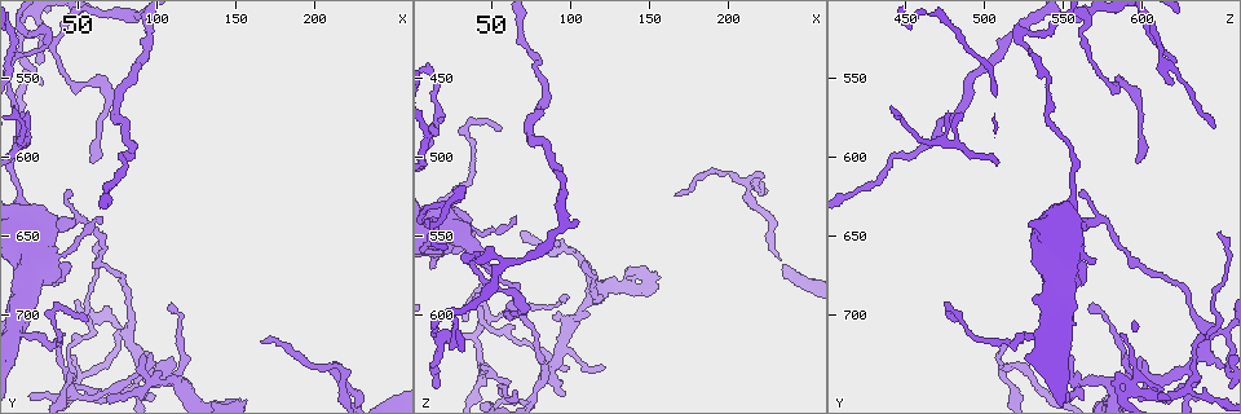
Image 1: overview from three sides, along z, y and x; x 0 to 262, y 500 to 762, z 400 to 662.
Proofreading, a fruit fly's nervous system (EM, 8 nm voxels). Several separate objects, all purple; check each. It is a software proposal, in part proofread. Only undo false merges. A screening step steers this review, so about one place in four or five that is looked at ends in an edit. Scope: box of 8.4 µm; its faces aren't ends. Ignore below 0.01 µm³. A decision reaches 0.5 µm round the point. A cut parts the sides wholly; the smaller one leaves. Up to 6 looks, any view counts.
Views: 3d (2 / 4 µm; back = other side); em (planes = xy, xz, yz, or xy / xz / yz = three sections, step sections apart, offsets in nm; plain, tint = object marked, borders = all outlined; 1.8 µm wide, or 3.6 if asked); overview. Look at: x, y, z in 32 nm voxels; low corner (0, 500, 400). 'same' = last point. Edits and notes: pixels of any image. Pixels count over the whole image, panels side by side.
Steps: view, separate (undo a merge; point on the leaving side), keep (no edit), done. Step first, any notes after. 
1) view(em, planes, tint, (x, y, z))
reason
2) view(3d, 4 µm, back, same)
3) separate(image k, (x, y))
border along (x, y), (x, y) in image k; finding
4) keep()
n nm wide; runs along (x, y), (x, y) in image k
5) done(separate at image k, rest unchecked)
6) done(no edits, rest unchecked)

view(em, planes, tint, (68, 570, 598))
sharp bend

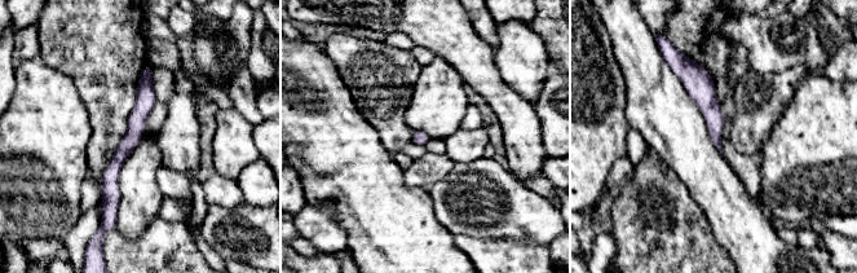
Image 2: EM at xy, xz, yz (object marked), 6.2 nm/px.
keep()
runs along (149, 70), (109, 210) in image 2; continuous, no second cell

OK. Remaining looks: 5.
view(em, planes, tint, (28, 528, 522))
sharp bend

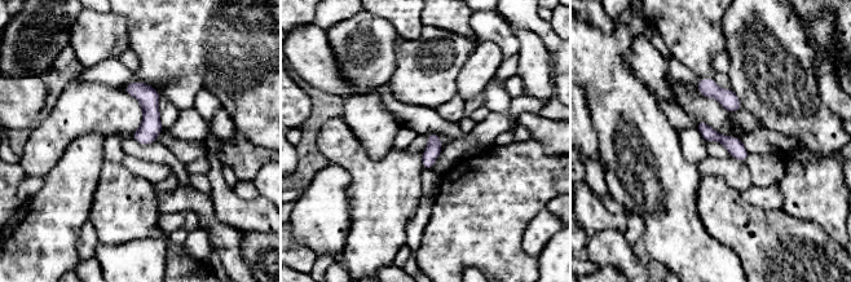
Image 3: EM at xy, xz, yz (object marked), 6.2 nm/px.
keep()
runs along (132, 86), (149, 102), (145, 141) in image 3; continuous, no second cell

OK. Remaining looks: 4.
view(em, planes, plain, (82, 712, 640))
sharp bend

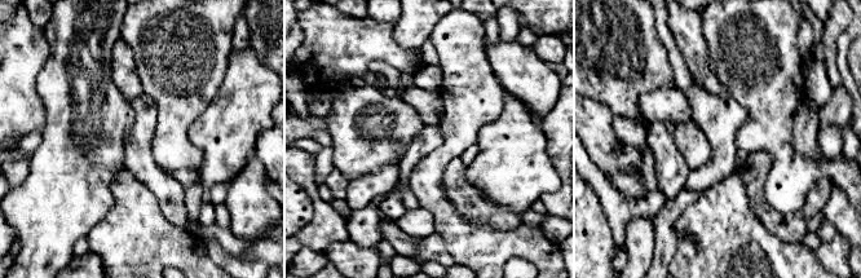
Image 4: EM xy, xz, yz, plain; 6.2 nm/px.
view(em, planes, tint, same)

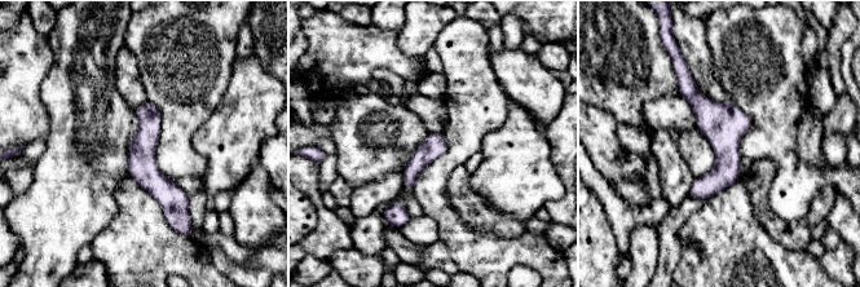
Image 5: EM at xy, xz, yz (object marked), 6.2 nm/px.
keep()
150 nm wide; runs along (683, 79), (723, 128), (706, 195) in image 5; one cell here

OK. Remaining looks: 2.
done(no edits, rest unchecked)

